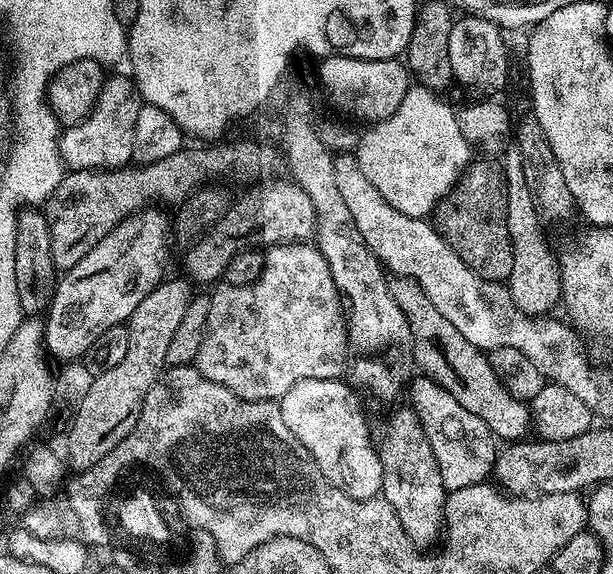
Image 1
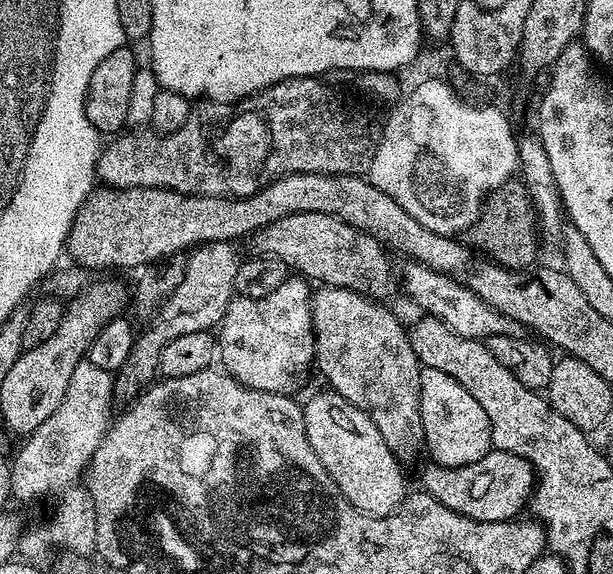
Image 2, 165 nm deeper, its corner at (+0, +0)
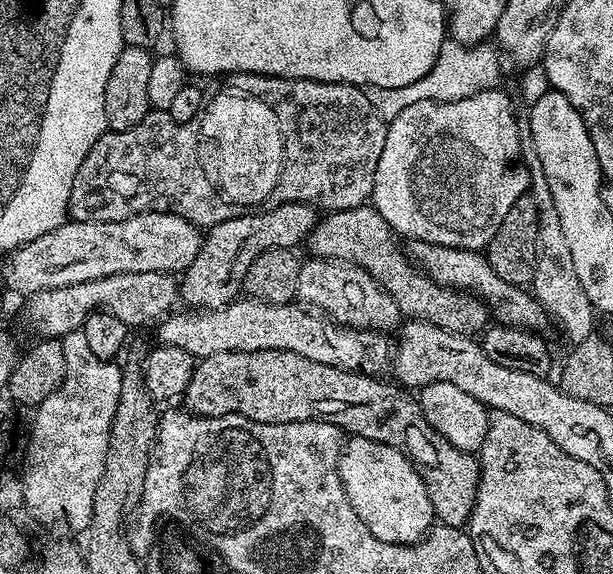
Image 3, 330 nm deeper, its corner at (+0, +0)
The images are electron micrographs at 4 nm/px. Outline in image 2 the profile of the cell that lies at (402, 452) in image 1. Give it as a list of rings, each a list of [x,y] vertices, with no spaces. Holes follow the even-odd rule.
[[[317,287],[310,303],[312,333],[316,335],[314,364],[328,379],[327,387],[346,402],[364,409],[393,452],[419,449],[424,442],[420,413],[422,365],[399,318],[387,312],[383,303],[349,288]]]

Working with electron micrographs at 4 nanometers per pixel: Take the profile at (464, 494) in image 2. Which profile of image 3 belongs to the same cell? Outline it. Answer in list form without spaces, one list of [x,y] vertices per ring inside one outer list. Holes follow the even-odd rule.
[[[286,350],[210,354],[193,367],[186,408],[198,416],[238,414],[267,424],[328,420],[352,436],[399,448],[420,467],[435,519],[449,528],[464,528],[476,505],[481,473],[479,459],[446,442],[426,422],[426,414],[422,414],[415,395],[395,383],[383,384],[372,376],[375,375],[310,362],[310,358]]]

